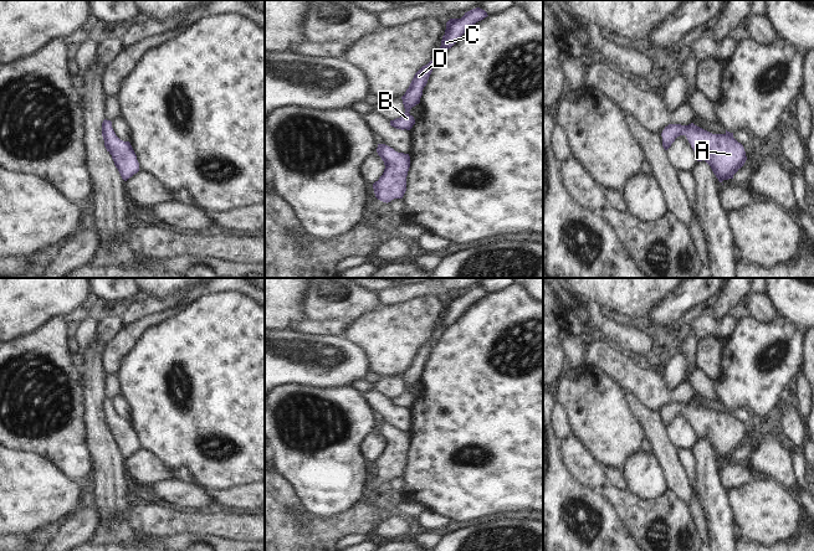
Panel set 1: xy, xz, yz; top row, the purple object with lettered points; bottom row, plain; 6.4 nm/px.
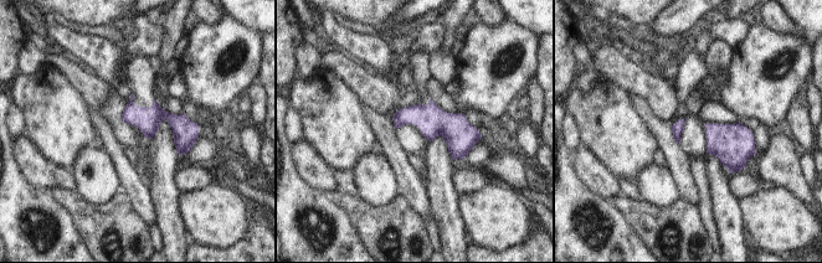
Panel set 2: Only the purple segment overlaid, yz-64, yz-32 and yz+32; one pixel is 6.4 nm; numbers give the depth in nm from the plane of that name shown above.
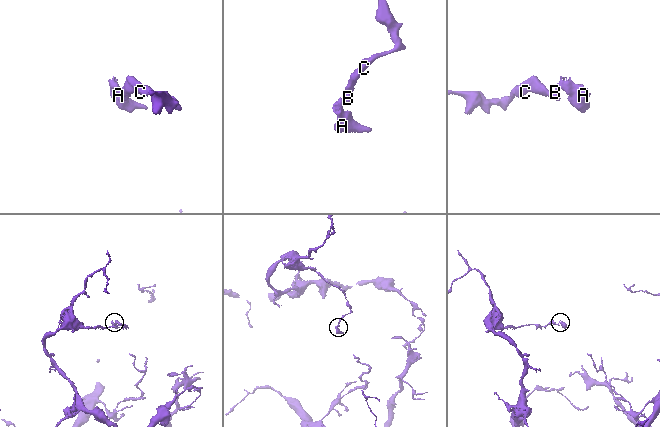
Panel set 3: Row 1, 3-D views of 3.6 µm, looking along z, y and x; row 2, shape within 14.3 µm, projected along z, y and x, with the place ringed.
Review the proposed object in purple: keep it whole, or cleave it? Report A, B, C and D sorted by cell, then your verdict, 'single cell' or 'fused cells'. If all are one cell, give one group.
groups A B C D; single cell

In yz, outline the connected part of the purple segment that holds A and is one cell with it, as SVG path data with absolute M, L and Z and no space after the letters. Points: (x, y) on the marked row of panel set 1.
M693 123L688 125L669 124L661 133L662 146L667 150L675 139L685 135L691 144L697 161L705 160L722 184L744 165L747 156L744 148L733 138L733 133L712 134Z

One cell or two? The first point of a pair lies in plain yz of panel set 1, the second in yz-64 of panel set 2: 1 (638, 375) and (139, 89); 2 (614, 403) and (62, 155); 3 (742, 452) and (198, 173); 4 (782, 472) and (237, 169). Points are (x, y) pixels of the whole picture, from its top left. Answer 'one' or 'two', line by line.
1: two
2: one
3: two
4: one

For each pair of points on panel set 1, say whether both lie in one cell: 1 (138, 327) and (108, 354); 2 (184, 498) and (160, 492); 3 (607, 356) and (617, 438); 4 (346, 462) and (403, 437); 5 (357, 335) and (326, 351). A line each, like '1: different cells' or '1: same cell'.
1: same cell
2: same cell
3: different cells
4: different cells
5: different cells

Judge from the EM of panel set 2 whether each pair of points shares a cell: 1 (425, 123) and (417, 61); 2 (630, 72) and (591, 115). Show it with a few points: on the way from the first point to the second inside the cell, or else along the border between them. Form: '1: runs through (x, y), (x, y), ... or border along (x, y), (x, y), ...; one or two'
1: runs through (425, 108), (421, 76); one
2: border along (601, 76), (617, 83), (628, 93); two

